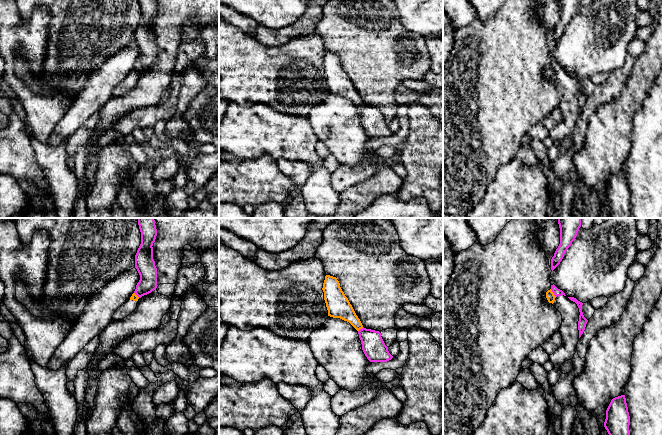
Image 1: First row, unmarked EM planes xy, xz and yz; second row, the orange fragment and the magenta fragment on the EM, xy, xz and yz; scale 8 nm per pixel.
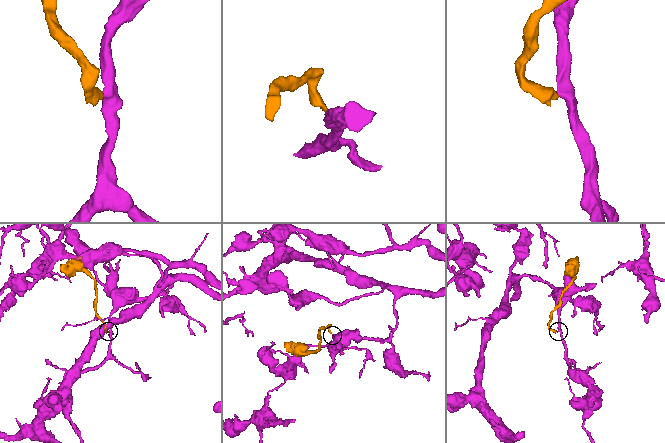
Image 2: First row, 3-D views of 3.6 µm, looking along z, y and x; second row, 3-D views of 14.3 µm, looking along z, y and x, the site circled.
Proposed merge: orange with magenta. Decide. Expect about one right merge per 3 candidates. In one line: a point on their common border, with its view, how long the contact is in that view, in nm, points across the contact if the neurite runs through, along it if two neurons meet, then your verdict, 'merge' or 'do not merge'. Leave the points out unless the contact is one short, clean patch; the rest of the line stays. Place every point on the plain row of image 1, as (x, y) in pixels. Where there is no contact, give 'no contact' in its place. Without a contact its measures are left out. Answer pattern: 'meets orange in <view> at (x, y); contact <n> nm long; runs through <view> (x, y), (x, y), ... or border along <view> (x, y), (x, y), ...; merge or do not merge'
meets orange in yz at (553, 69); contact 80 nm long; border along yz (550, 65), (556, 72); do not merge

